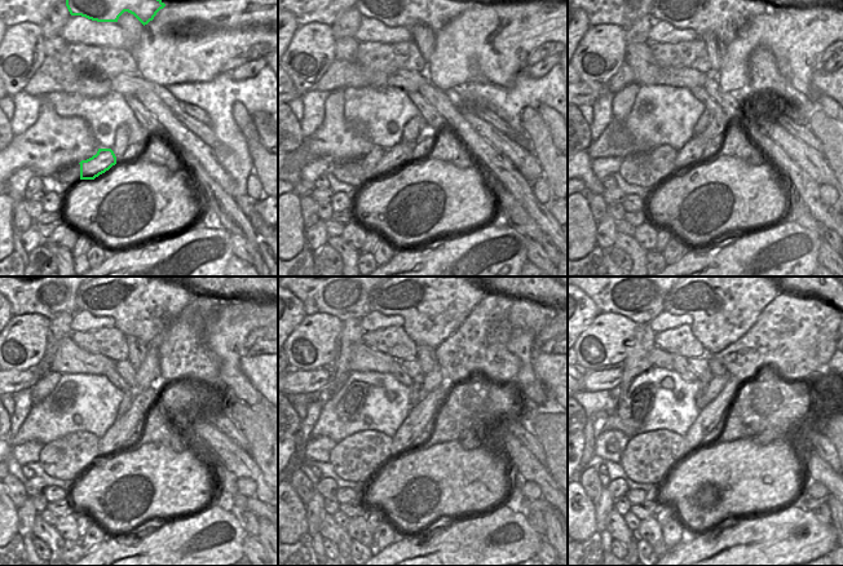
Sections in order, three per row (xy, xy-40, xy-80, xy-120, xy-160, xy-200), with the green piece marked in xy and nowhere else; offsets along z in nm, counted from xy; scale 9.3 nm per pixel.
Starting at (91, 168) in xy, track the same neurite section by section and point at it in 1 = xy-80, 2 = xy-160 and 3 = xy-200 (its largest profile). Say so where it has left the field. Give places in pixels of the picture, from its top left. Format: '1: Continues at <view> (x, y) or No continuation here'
1: Continues at xy-80 (693, 150)
2: Continues at xy-160 (424, 412)
3: Continues at xy-200 (714, 412)

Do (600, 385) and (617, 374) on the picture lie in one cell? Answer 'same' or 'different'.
same

